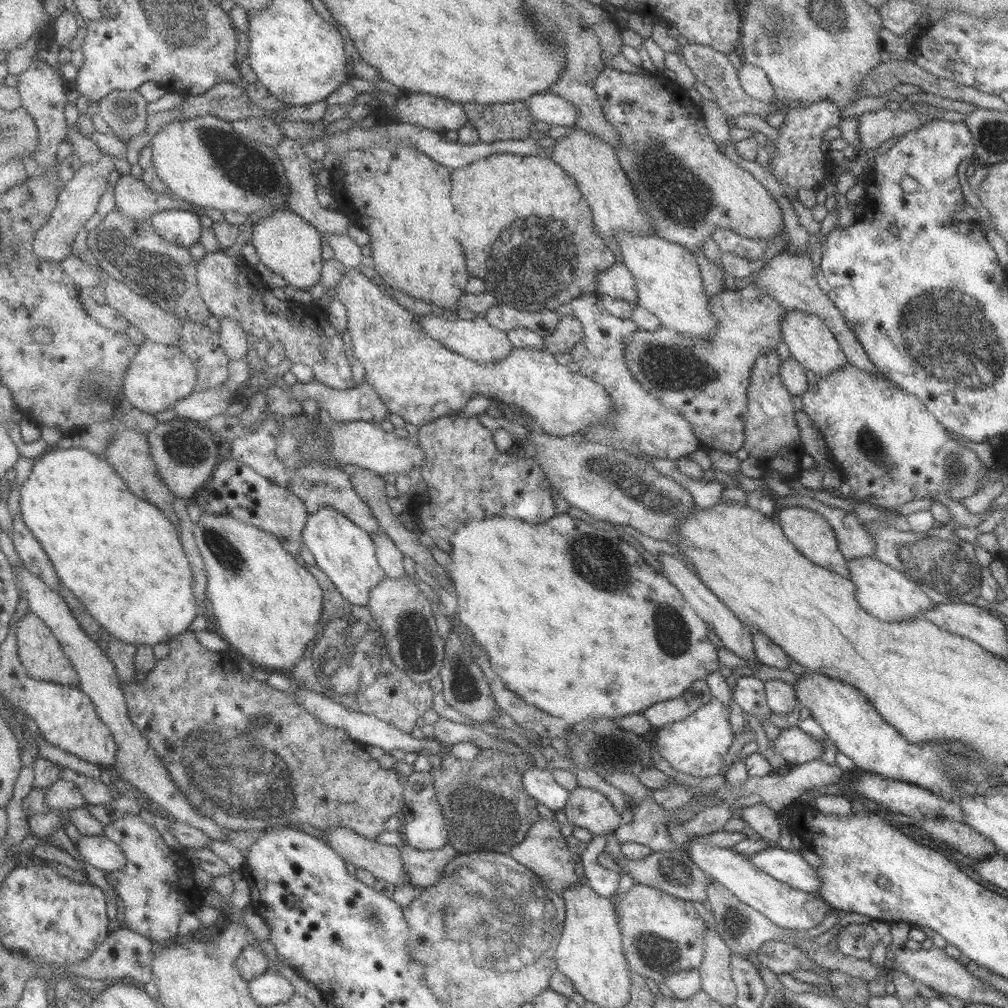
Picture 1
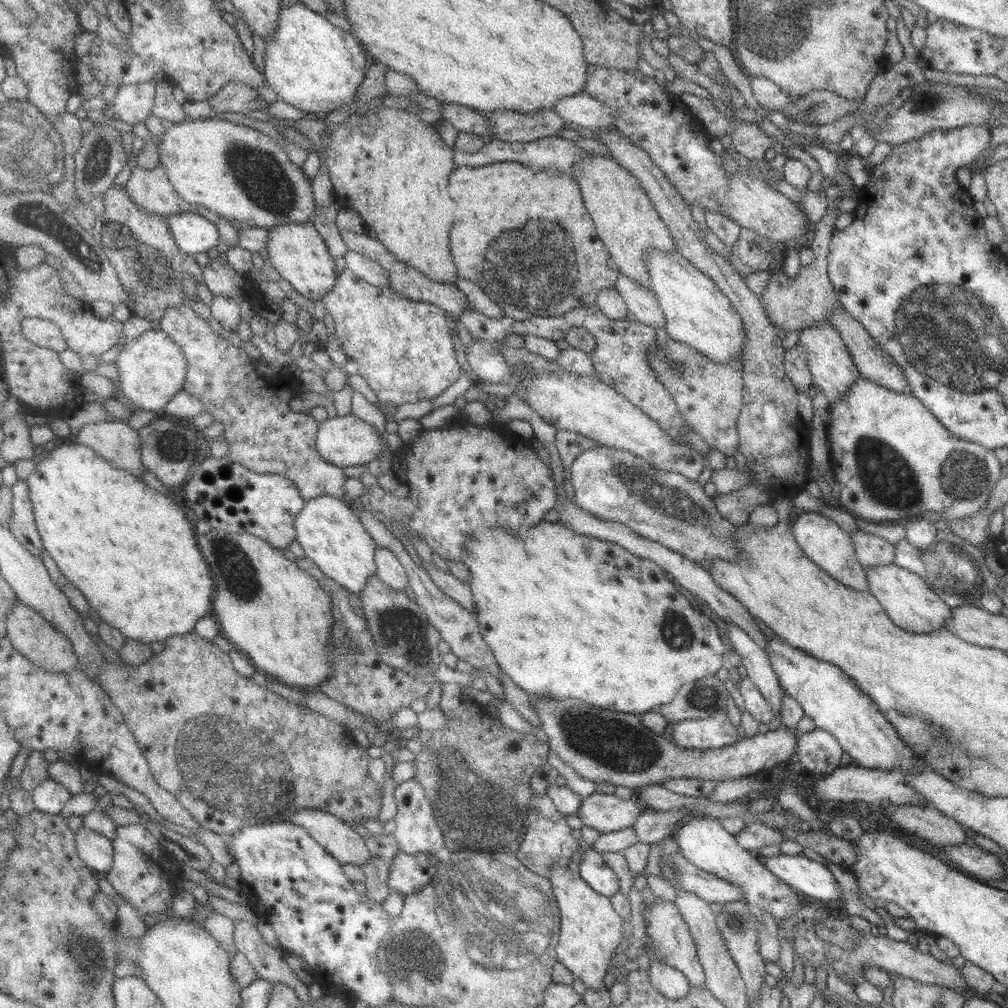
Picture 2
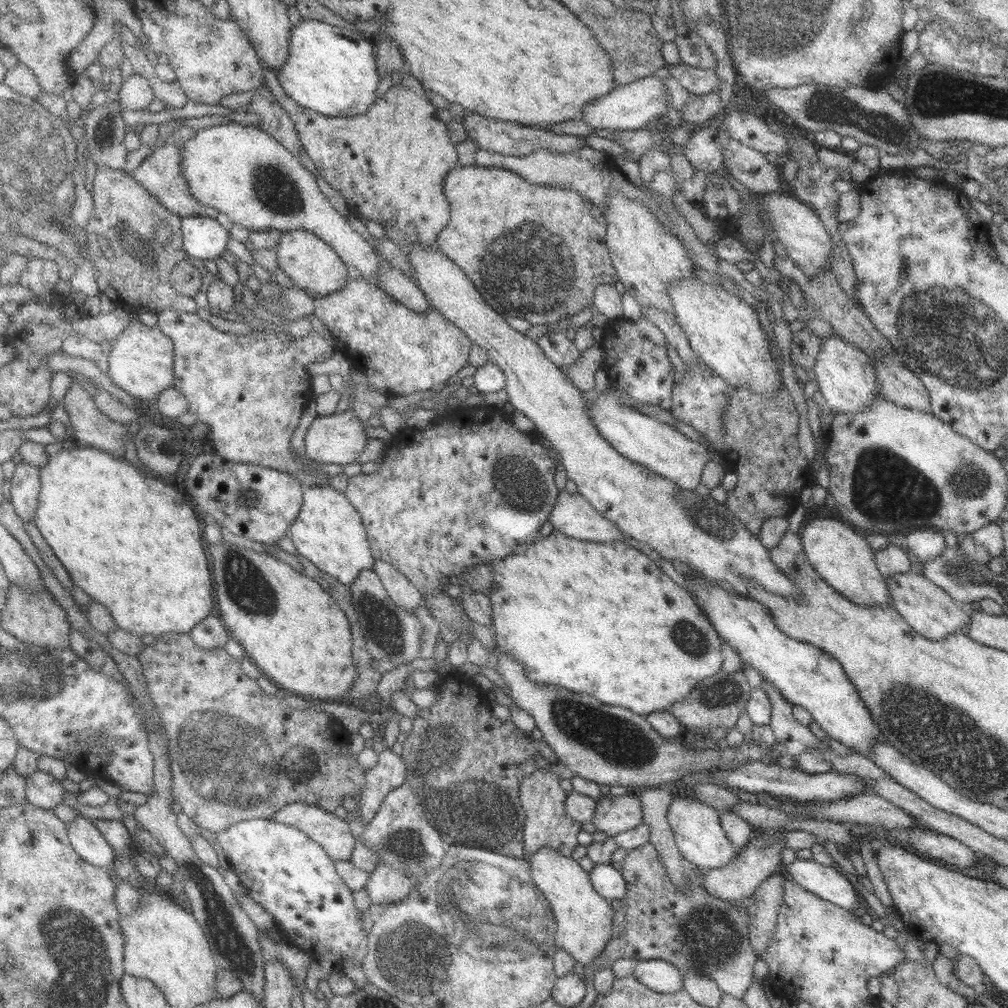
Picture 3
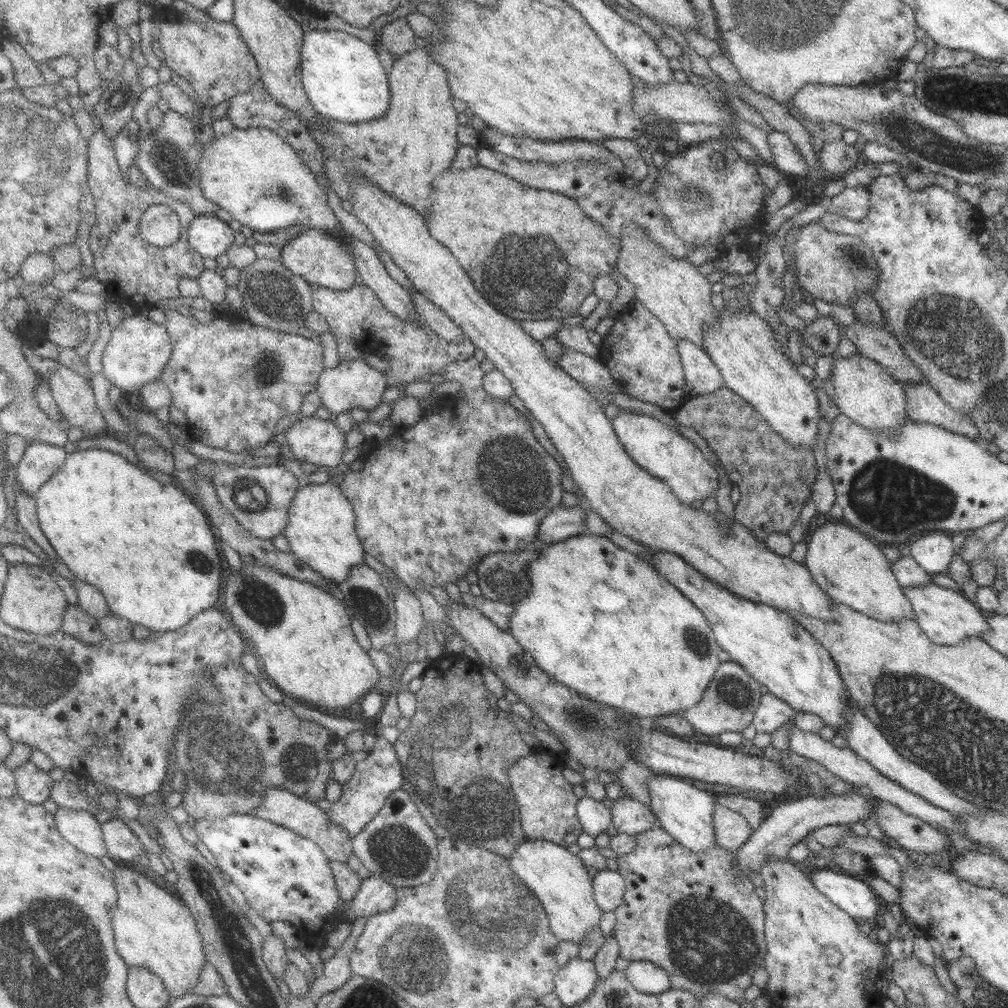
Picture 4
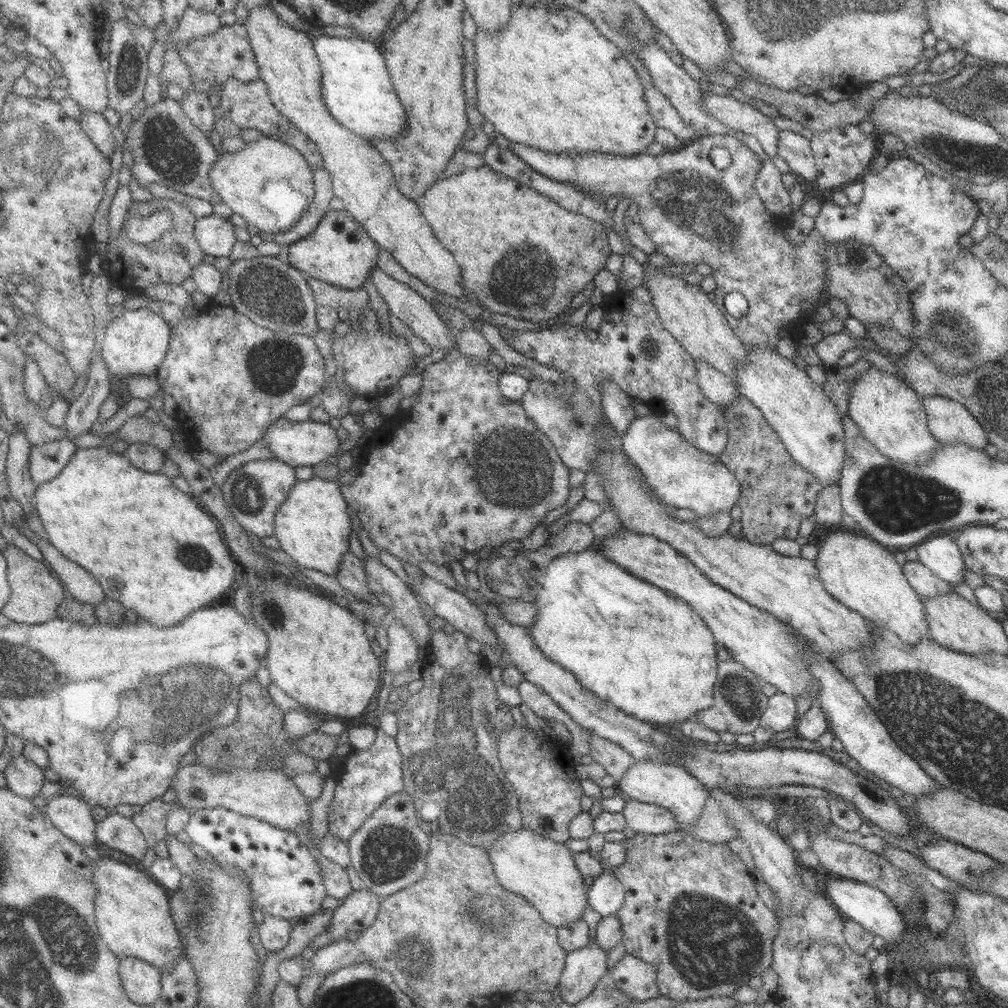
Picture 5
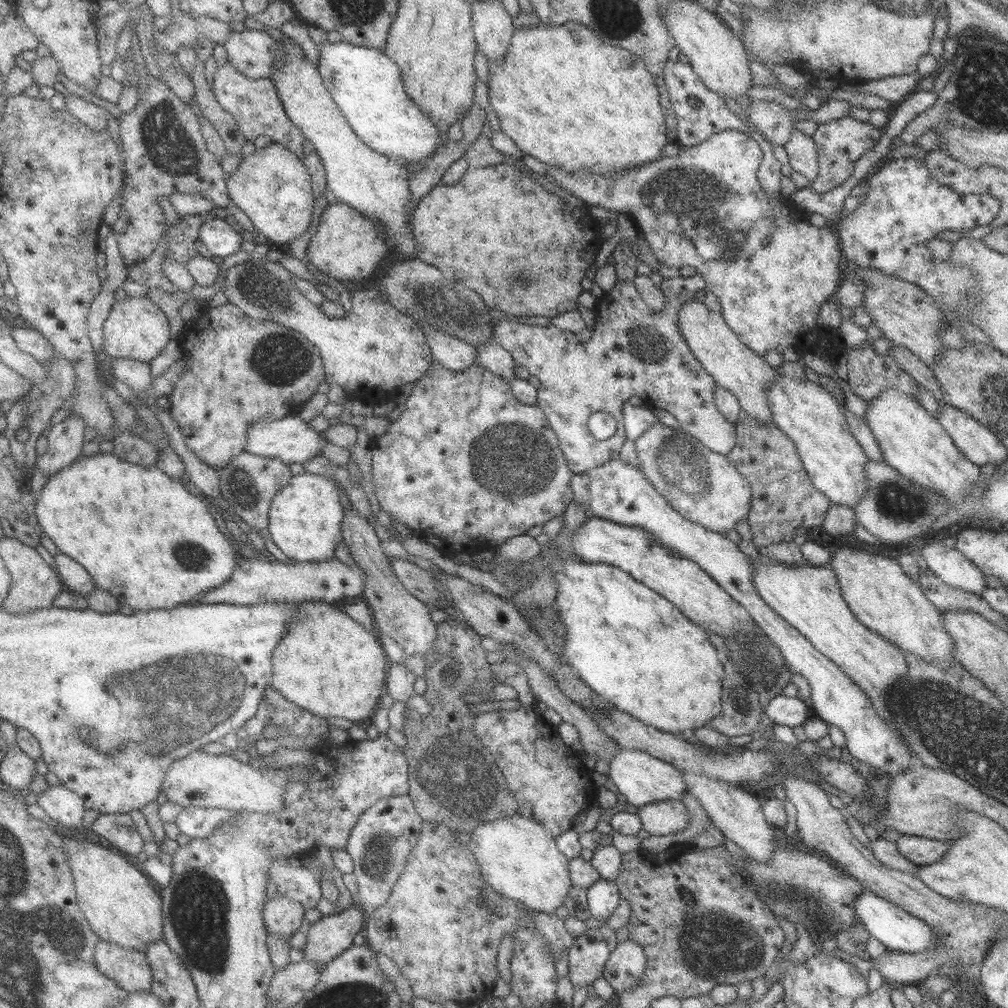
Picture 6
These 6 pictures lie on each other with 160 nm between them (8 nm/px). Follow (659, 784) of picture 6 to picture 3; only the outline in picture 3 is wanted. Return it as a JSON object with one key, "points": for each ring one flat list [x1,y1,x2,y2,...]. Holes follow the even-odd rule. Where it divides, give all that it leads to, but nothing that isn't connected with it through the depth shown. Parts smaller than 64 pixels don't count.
{"points":[[685,791,676,792,667,812,667,819,673,830,676,844,686,862,699,868,722,868,737,859,740,849,727,837,720,822,720,810,697,800]]}

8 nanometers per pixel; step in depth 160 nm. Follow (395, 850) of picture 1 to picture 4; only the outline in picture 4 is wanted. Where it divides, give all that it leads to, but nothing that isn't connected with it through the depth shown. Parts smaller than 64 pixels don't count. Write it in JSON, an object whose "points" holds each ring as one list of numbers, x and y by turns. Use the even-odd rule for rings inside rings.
{"points":[[275,786,267,790,263,805,257,810,256,815,277,822,279,825,290,827,304,838,313,839,325,851,331,862,340,861,346,863,353,854,353,839,349,835,349,830,334,825,327,811,318,807,317,803,310,802,309,799,294,794,292,790,286,790,281,786]]}

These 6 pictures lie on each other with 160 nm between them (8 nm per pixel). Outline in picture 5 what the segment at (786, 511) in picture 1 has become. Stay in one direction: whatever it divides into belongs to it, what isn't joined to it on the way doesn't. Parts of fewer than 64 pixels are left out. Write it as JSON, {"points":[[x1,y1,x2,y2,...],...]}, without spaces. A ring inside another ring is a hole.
{"points":[[853,530,830,532,821,541,818,556,813,560,822,587,870,622,895,632,905,643,915,645,929,636,922,598,912,589,903,573,903,566,884,545]]}

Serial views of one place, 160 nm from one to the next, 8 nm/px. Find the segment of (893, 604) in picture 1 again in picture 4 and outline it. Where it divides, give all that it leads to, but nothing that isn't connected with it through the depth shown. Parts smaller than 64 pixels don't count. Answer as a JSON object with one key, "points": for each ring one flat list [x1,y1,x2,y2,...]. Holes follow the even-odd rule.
{"points":[[930,582,924,586,903,588,906,599,914,609,915,621,929,636,929,639,939,645,955,645,970,637,980,637,990,630,987,613,970,601,962,592,947,590]]}

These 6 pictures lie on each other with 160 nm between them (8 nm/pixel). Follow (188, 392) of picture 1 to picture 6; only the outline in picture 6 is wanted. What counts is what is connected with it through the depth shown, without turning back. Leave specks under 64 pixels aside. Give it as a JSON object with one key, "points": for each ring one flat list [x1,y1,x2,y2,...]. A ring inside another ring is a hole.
{"points":[[126,297,117,301,112,314,105,324,105,352,112,358,133,358,142,362,152,362,158,358,172,340,168,314,149,297,140,299]]}

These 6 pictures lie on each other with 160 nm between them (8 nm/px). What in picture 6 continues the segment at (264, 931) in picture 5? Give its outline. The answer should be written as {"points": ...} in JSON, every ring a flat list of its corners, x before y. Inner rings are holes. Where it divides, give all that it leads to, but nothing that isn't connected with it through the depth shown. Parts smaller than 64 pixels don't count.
{"points":[[276,894,266,905,265,919,269,932,290,938,294,932,306,928,305,906,293,898]]}

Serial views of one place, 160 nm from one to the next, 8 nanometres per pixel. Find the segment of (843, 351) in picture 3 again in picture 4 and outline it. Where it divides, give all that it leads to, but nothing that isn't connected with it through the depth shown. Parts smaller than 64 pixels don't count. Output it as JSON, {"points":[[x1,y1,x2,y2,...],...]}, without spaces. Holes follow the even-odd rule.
{"points":[[858,352,846,358,834,353,833,358,834,366,829,379,834,387,835,405,841,414,874,432,897,433,901,424,909,418,905,411,906,395,903,384,881,364]]}

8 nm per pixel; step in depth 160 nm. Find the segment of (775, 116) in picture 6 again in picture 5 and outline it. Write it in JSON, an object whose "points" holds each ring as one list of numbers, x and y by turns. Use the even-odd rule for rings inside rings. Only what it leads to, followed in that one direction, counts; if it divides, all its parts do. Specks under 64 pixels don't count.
{"points":[[705,93,703,99,704,113,734,130,755,136,770,159,776,156,781,130,769,116,765,116,750,104,742,104,736,96]]}

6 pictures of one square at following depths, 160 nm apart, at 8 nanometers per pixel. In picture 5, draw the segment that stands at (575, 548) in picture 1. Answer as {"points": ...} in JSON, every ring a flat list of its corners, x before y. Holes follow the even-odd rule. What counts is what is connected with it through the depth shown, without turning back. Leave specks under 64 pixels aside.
{"points":[[593,542,582,552,569,552,556,557,548,565,547,571,540,575,540,584,542,586,540,595,533,602,536,605,537,613,534,622,529,626,529,634,534,639,534,644,538,650,545,654,546,658,552,662,557,662,562,668,574,674,578,682,584,688,591,690,598,698,612,703,616,708,642,722,650,724,686,722,686,719,694,718,699,710,714,706,713,686,717,683,718,675,716,641,713,632,706,626,702,617,686,601,658,589,658,586,650,585,650,582,642,580,639,576,634,576,599,553,598,542]]}

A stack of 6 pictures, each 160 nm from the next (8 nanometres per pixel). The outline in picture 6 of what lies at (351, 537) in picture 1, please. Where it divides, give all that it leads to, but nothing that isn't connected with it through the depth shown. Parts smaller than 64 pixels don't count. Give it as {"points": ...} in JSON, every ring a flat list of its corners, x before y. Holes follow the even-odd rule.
{"points":[[304,472,294,476,292,483,275,499,269,531,275,544,294,562,320,562,336,557,337,546,344,540,344,521,340,490,332,479]]}

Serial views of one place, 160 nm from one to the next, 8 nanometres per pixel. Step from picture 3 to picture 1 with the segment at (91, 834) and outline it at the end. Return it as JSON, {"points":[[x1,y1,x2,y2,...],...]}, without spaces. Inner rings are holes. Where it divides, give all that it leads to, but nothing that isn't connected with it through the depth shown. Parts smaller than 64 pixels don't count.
{"points":[[88,835,76,844,84,861,107,874,124,870,129,865,127,852,108,835]]}

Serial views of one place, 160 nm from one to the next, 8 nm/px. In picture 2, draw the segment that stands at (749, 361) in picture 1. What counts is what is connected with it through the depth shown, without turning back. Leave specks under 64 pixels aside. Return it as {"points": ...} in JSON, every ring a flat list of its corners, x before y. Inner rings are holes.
{"points":[[836,199,829,201,829,207,822,219,814,227,809,248,814,260,807,267,801,267,799,274,788,277,783,270,772,269,769,280,762,292,762,304,766,316,780,334,800,332,801,329,818,323,830,323,829,316,834,311,845,311,838,300,834,285,828,276,828,254,835,221,837,219],[668,339,659,343,658,340,647,352,649,367,657,379,670,391,670,396,676,401,678,410,691,430,702,436,712,449,720,451,727,457,738,452,739,434,738,420,743,407,743,362,738,357,731,358,729,363,717,363,704,356,699,350,693,349,683,342]]}

